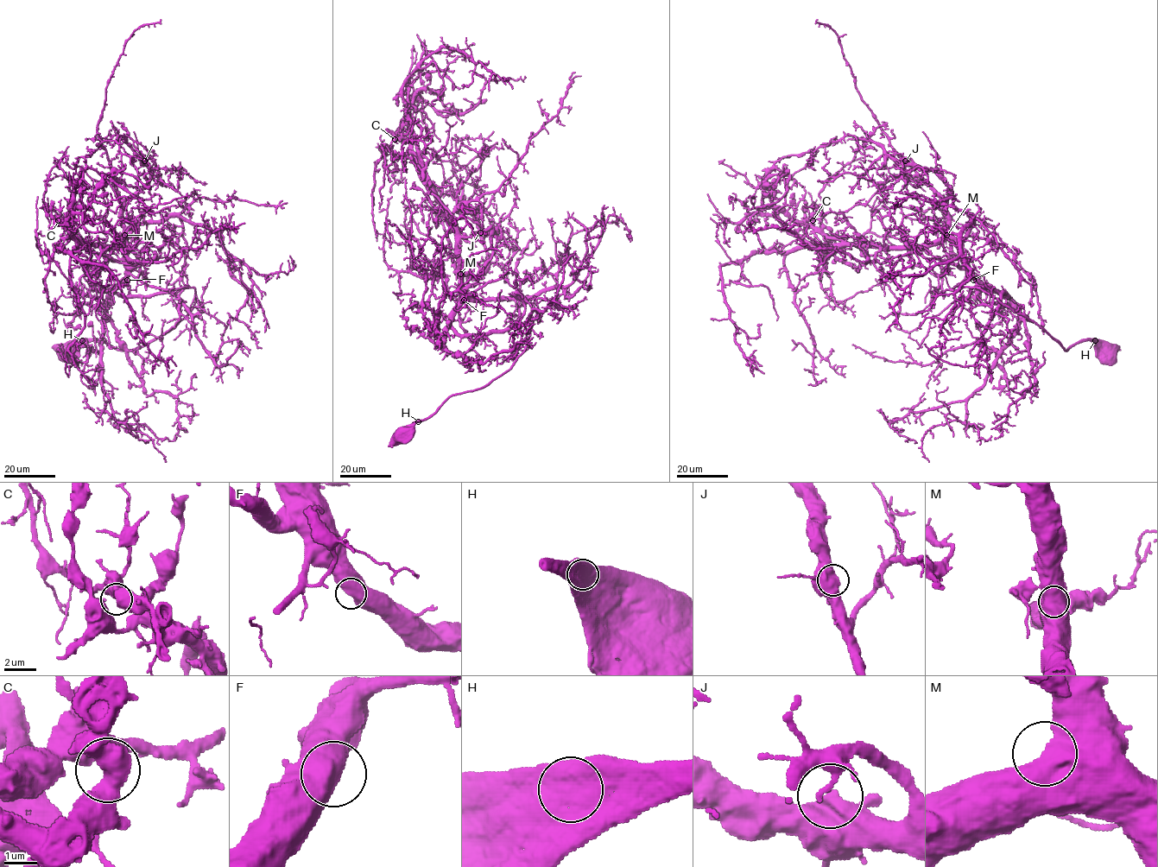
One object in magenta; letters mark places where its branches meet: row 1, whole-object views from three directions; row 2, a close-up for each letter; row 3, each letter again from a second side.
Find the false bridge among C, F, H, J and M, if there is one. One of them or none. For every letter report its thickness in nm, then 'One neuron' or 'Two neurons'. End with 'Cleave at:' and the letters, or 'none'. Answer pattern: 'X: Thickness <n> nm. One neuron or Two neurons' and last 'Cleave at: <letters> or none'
C: Thickness 650 nm. One neuron
F: Thickness 750 nm. One neuron
H: Thickness 750 nm. One neuron
J: Thickness 700 nm. One neuron
M: Thickness 850 nm. One neuron
Cleave at: none

